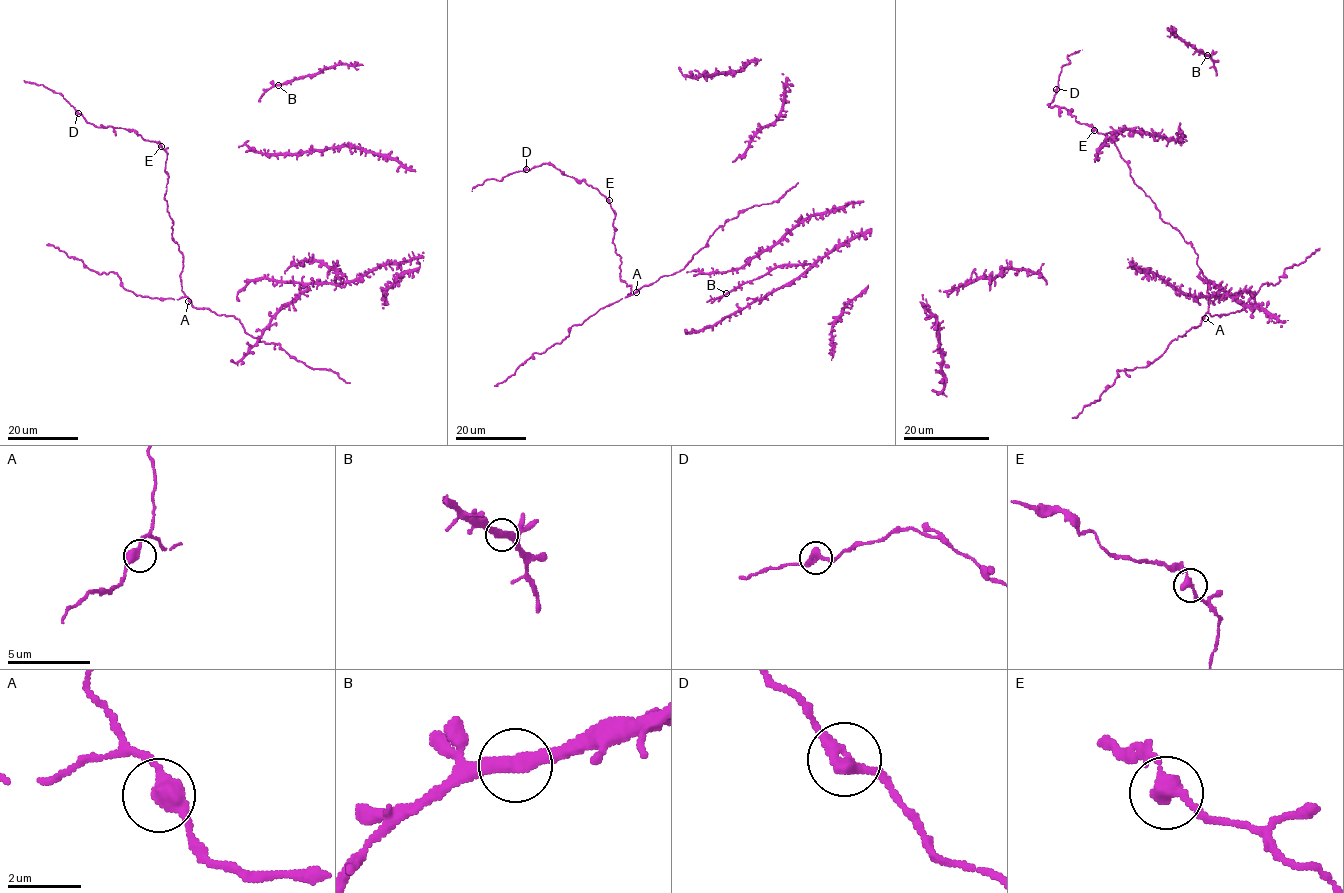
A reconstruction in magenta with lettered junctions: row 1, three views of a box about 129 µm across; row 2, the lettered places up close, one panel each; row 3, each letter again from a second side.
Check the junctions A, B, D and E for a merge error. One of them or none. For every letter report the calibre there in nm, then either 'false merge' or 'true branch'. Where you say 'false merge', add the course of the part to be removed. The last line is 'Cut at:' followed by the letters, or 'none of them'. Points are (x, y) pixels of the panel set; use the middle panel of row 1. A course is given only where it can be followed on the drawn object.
A: 400 nm thick; true branch
B: 360 nm thick; true branch
D: 360 nm thick; true branch
E: 360 nm thick; true branch
Cut at: none of them

